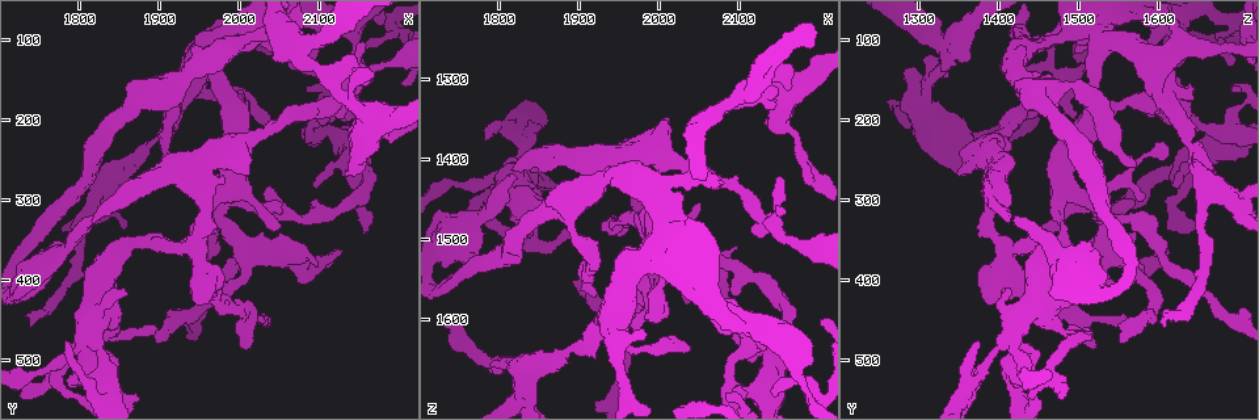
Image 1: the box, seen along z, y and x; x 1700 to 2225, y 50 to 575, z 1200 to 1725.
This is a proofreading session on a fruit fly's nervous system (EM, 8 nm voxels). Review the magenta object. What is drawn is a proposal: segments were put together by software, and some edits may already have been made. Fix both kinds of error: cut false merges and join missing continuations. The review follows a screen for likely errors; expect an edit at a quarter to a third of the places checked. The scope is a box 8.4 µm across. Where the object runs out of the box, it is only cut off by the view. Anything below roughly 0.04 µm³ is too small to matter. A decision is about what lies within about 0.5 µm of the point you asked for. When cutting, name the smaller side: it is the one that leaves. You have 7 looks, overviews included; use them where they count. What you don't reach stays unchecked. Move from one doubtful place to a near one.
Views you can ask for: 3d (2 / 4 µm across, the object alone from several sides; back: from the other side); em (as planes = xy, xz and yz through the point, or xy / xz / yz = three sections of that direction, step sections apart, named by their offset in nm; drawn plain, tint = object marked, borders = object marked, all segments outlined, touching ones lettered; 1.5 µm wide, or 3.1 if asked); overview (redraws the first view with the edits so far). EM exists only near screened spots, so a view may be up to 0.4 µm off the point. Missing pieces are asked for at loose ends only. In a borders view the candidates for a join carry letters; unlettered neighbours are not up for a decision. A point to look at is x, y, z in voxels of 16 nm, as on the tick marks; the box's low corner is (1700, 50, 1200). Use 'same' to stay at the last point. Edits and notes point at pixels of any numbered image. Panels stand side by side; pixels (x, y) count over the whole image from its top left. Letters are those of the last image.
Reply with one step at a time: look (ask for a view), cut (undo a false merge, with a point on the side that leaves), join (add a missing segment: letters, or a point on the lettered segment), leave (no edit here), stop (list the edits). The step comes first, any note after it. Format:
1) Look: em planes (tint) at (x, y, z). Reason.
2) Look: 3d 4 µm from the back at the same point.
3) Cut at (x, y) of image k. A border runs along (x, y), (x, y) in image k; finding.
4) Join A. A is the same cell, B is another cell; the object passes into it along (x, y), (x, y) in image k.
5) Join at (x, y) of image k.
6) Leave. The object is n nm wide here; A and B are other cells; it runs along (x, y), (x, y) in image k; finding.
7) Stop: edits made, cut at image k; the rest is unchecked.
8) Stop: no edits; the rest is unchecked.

Look: em xz step 8 (tint) at (1890, 465, 1550). Long arm stops here.

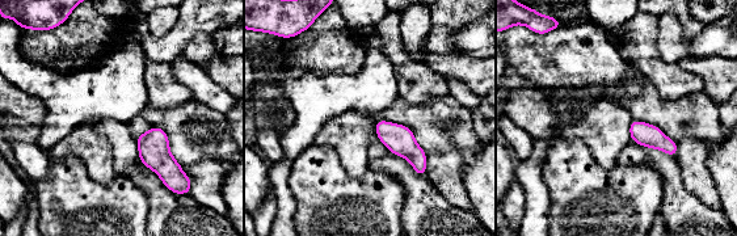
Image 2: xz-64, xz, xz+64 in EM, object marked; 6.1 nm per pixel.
Look: em planes (borders) at the same point. Another direction.

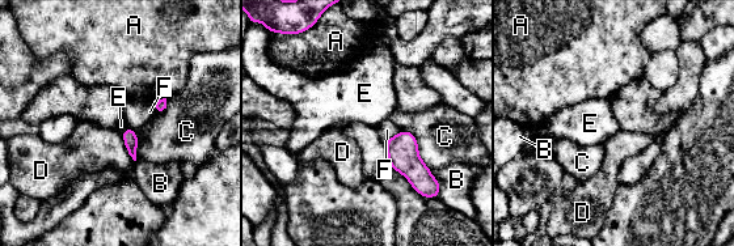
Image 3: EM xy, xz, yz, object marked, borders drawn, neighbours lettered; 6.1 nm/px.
Leave. A, B, C, D, E and F are other cells; a border runs along (127, 127), (121, 132) in image 3; no lettered segment goes on from it.

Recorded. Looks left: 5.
Look: 3d 4 µm at (1765, 370, 1490). Calibre changes.

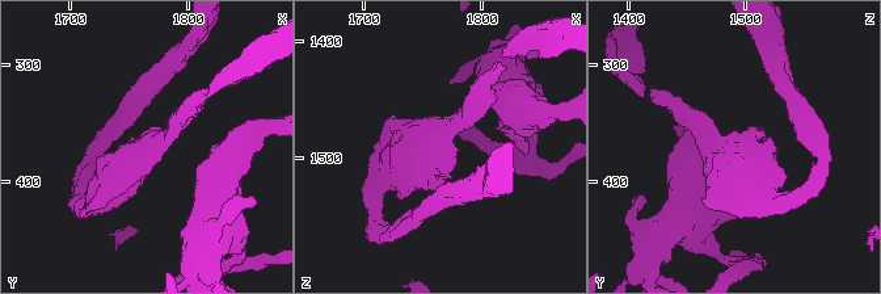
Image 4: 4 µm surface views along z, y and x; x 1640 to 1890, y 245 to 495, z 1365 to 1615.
Look: em xz step 8 (tint) at (1764, 370, 1486). The arms are 260, 480 nm wide; now the EM.

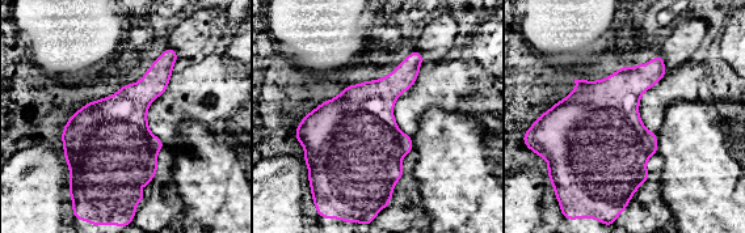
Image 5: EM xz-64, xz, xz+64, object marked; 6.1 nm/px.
Look: em planes (borders) at the same point.

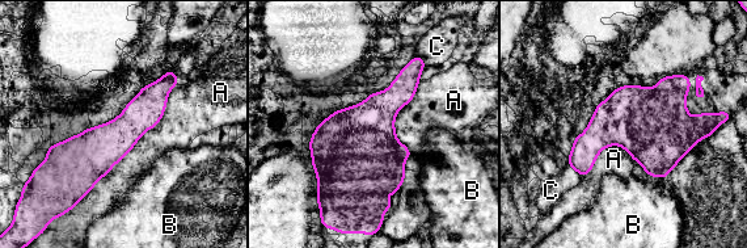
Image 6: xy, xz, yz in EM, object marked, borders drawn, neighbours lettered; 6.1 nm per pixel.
Leave. A, B and C are other cells; a border runs along (177, 84), (163, 117), (85, 194) in image 6; all the same cell.

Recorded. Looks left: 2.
Look: em planes (borders) at (2095, 380, 1510). Thick end.

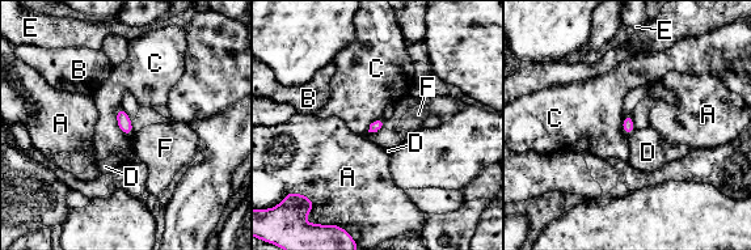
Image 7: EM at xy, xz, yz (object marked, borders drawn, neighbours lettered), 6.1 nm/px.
Leave. The longest contact is with C, 190 nm; A, B, C, D, E and F are other cells; a border runs along (119, 106), (117, 126), (127, 135) in image 7; no lettered segment goes on from it.

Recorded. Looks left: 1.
Stop: no edits; the rest is unchecked.

